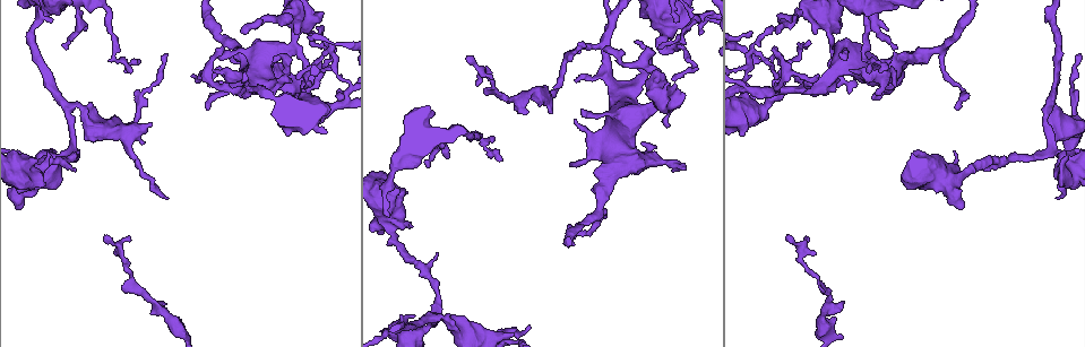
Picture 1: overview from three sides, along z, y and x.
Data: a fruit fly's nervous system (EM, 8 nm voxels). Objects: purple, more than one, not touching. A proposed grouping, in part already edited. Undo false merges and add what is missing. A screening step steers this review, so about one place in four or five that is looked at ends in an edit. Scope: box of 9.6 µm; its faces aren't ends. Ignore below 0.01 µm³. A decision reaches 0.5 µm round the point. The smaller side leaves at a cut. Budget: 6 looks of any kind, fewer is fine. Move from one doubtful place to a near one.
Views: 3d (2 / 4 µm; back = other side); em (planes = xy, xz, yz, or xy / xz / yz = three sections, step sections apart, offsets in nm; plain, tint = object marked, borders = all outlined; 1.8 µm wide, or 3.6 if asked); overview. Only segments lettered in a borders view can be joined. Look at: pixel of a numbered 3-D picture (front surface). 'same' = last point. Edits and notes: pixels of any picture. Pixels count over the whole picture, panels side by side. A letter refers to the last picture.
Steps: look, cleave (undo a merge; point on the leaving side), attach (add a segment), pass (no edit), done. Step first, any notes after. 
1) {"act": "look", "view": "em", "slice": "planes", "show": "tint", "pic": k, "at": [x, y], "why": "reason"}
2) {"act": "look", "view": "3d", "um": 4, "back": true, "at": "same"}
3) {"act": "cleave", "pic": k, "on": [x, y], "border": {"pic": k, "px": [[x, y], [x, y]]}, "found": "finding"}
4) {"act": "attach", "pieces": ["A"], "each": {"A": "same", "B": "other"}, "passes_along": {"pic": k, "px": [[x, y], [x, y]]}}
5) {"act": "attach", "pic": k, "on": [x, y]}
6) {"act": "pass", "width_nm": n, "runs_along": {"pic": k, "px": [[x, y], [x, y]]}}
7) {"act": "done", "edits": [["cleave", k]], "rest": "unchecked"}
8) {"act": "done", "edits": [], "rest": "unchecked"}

{"act": "look", "view": "em", "slice": "yz", "step": 8, "show": "plain", "pic": 1, "at": [70, 107], "why": "a fork"}

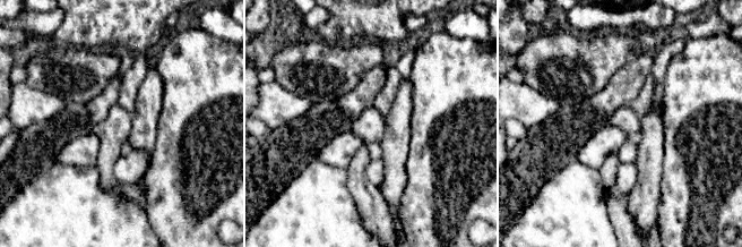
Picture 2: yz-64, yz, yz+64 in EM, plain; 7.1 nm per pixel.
{"act": "look", "view": "em", "slice": "yz", "step": 8, "show": "borders", "at": "same", "why": "see the neighbours"}

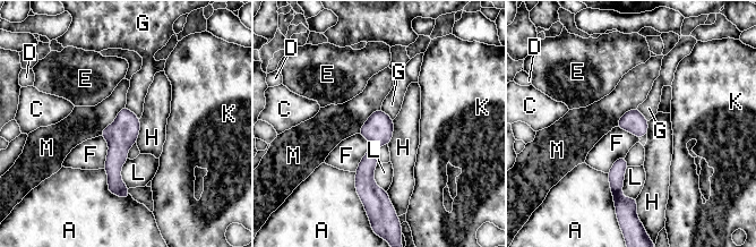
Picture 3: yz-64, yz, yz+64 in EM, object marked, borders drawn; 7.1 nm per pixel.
{"act": "pass", "width_nm": 160, "each": {"A": "other", "C": "other", "D": "other", "E": "other", "F": "other", "G": "other", "H": "other", "K": "other", "L": "other", "M": "other"}, "border": {"pic": 3, "px": [[359, 133], [369, 150], [354, 171]]}, "found": "one neuron here"}

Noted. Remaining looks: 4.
{"act": "look", "view": "3d", "um": 4, "pic": 1, "at": [571, 163], "why": "free end"}

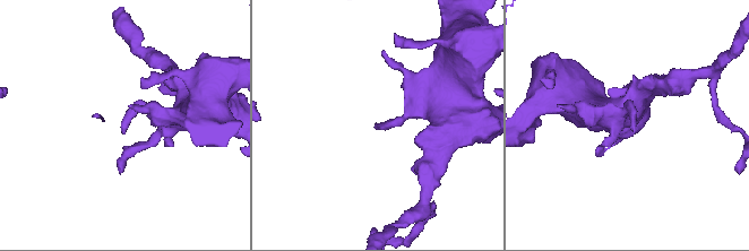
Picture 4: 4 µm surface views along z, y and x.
{"act": "look", "view": "em", "slice": "planes", "show": "tint", "pic": 4, "at": [122, 131], "why": "need the tissue"}

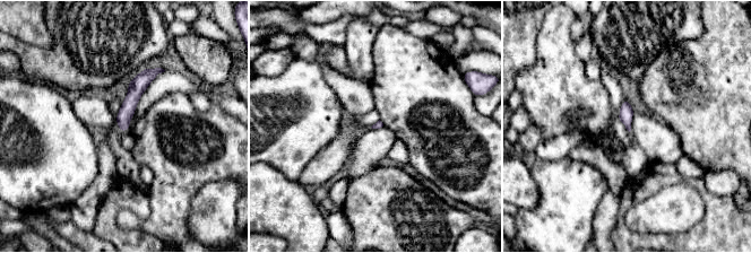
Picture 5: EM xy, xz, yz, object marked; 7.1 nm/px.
{"act": "look", "view": "em", "slice": "planes", "show": "borders", "at": "same"}

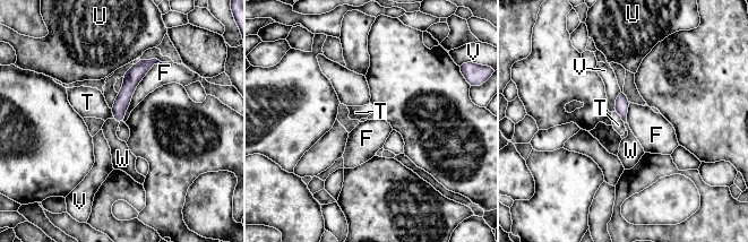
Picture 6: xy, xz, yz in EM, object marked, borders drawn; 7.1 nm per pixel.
{"act": "attach", "pieces": ["W"], "longest_contact_nm": ["F", 500], "each": {"F": "other", "T": "other", "U": "other", "V": "other", "W": "same"}, "found": "it goes on there"}

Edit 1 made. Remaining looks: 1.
{"act": "done", "edits": [["attach", 6]], "rest": "unchecked"}

